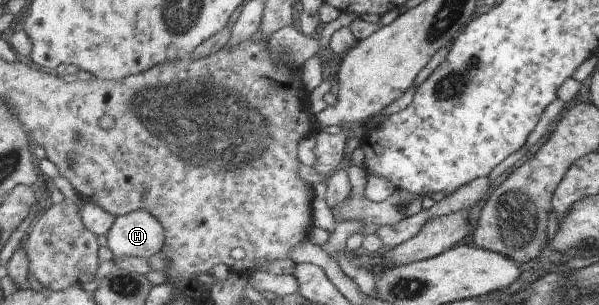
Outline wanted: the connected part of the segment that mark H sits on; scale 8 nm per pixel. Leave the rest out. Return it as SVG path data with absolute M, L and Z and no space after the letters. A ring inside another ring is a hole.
M134 211L130 215L118 216L112 229L107 234L107 247L112 251L113 258L128 259L128 257L152 257L160 253L164 246L164 235L167 235L163 224L151 212Z

